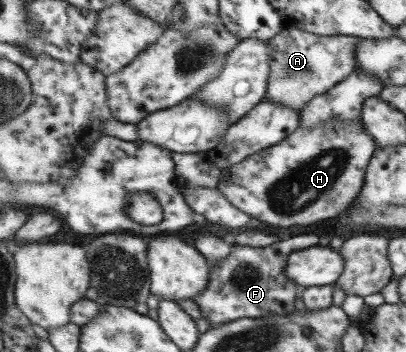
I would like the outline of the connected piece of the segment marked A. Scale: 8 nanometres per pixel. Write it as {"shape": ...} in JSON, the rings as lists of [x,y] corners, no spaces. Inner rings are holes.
{"shape":[[[284,28],[269,40],[272,53],[272,77],[269,80],[267,100],[303,110],[314,97],[328,93],[358,66],[358,48],[363,38],[342,34],[322,36],[303,28]]]}

